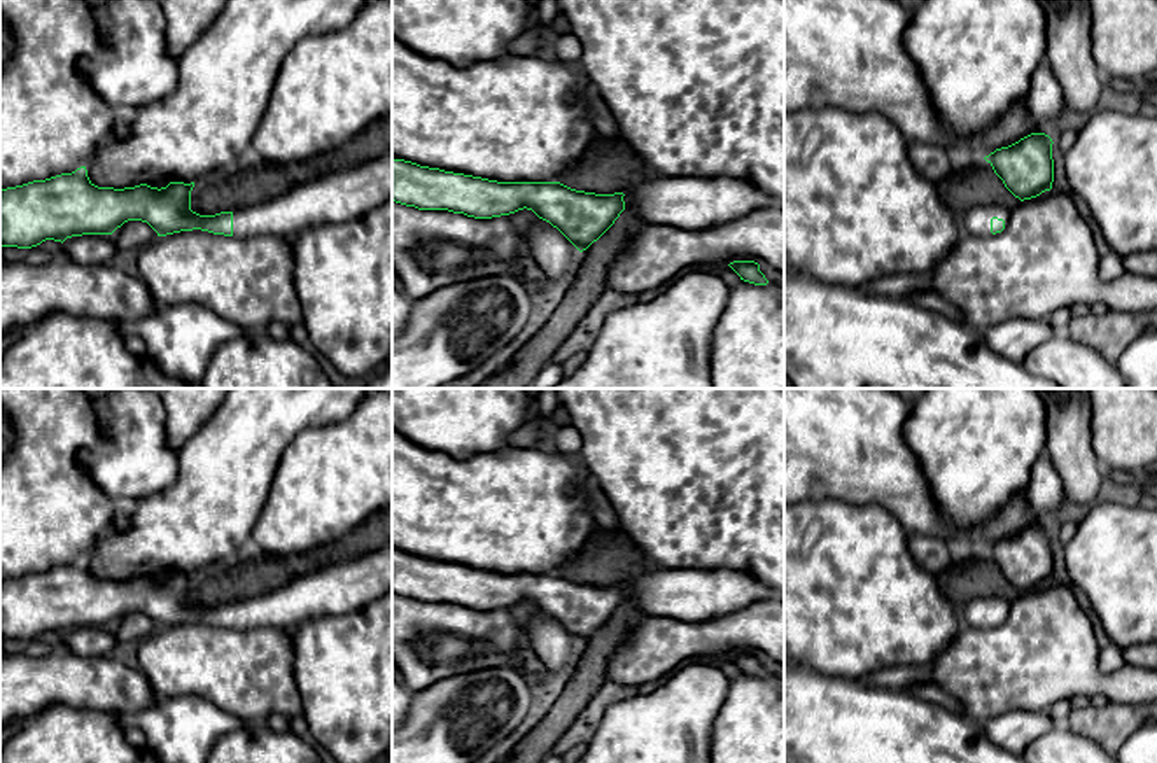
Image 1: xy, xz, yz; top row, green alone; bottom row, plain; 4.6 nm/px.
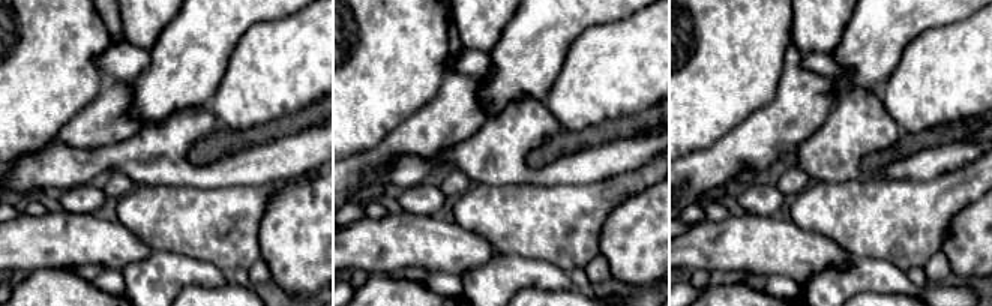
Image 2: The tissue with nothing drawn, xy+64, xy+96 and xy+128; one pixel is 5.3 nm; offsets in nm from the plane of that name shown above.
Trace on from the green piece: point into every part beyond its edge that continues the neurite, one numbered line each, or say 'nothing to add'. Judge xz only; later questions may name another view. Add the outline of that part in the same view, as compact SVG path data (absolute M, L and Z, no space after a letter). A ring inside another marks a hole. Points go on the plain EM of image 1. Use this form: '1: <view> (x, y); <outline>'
1: xz (692, 595); M656 569L628 581L623 593L625 602L632 602L644 614L670 616L688 623L712 620L774 598L767 584L732 569Z

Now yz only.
1: yz (977, 613); M978 597L971 600L964 612L963 621L973 628L989 628L991 625L991 611L998 609L1005 612L1005 618L1010 611L1010 600L1001 597Z

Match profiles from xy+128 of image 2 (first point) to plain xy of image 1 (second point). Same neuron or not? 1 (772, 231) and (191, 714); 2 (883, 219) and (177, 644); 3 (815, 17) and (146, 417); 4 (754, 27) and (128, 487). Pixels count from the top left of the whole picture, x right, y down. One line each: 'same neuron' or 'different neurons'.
1: different neurons
2: same neuron
3: different neurons
4: different neurons

